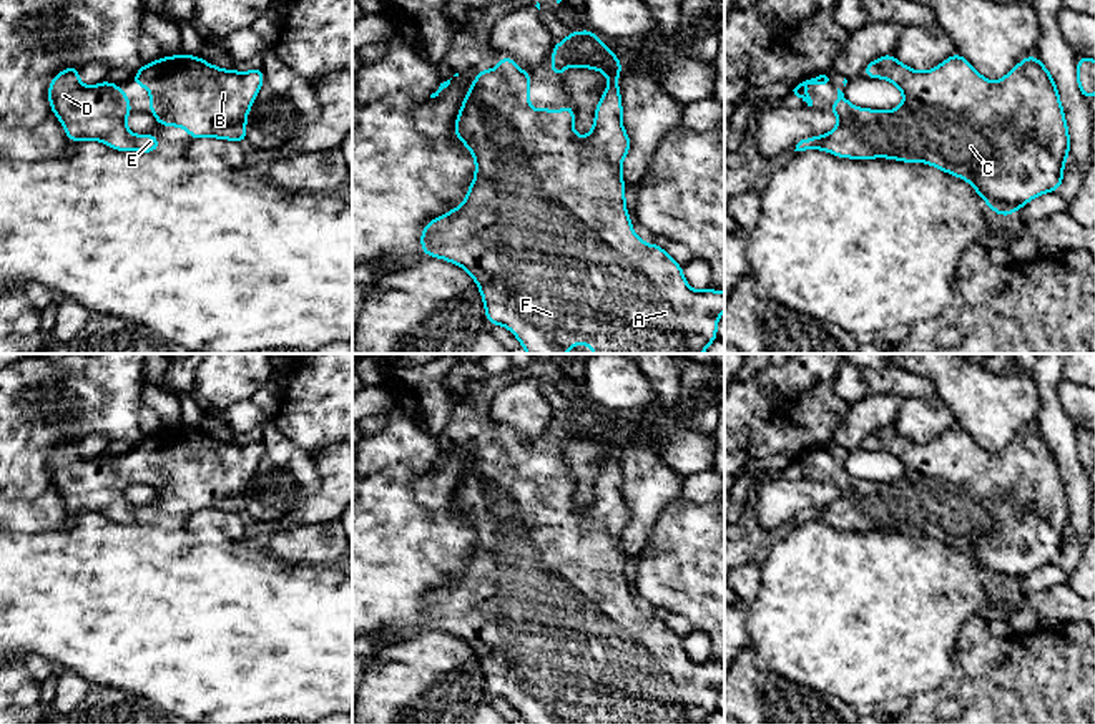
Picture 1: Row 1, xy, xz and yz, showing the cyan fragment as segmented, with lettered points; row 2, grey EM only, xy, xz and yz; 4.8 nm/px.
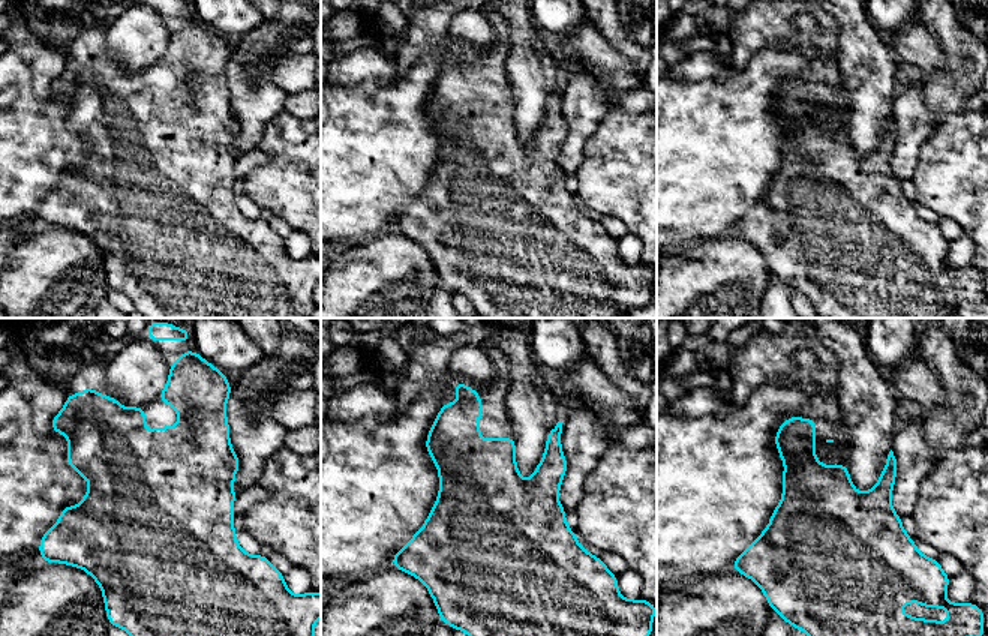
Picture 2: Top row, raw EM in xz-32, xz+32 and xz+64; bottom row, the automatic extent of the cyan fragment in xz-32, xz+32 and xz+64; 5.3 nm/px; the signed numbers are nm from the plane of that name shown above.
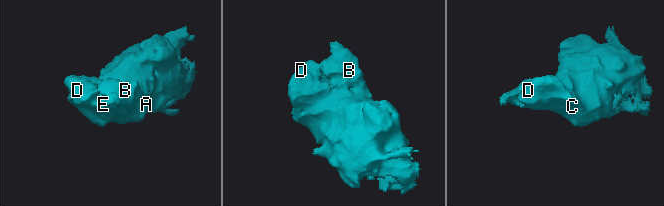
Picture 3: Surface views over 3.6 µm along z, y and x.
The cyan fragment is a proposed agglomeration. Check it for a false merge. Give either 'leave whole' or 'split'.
leave whole

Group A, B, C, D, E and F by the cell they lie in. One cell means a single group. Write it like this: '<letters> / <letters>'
A B C D E F

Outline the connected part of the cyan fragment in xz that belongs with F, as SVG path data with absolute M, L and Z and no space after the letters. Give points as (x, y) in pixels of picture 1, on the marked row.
M588 27L577 33L568 30L567 42L553 43L553 58L550 63L552 75L562 76L562 73L572 66L592 68L605 73L610 80L606 90L595 110L593 130L578 138L573 131L575 110L570 103L562 106L562 113L557 115L552 108L538 108L535 113L530 110L528 88L532 85L532 73L518 68L510 56L500 56L495 70L475 71L475 81L469 86L465 100L457 115L454 135L460 139L472 156L475 158L475 178L469 186L465 201L447 211L444 216L430 219L420 232L422 254L445 259L455 266L464 267L480 289L482 301L485 304L485 320L510 329L518 339L522 349L528 354L567 354L577 342L588 345L595 354L703 354L703 350L718 339L718 317L724 311L724 292L716 289L693 291L683 276L683 266L675 262L663 246L643 242L631 227L631 218L625 206L626 186L621 178L621 163L630 151L631 141L621 123L621 96L618 86L618 75L625 63L621 63L613 50L603 45Z

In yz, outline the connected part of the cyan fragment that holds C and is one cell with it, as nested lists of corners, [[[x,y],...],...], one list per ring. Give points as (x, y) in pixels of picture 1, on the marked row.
[[[887,53],[869,61],[862,75],[892,81],[904,93],[904,103],[889,111],[857,108],[837,88],[837,98],[827,111],[839,118],[839,125],[824,136],[801,139],[794,151],[824,149],[837,158],[922,161],[970,183],[987,206],[1005,218],[1043,193],[1058,193],[1070,151],[1070,135],[1055,80],[1039,55],[1024,56],[999,81],[985,80],[960,53],[954,53],[929,71],[916,71]]]

